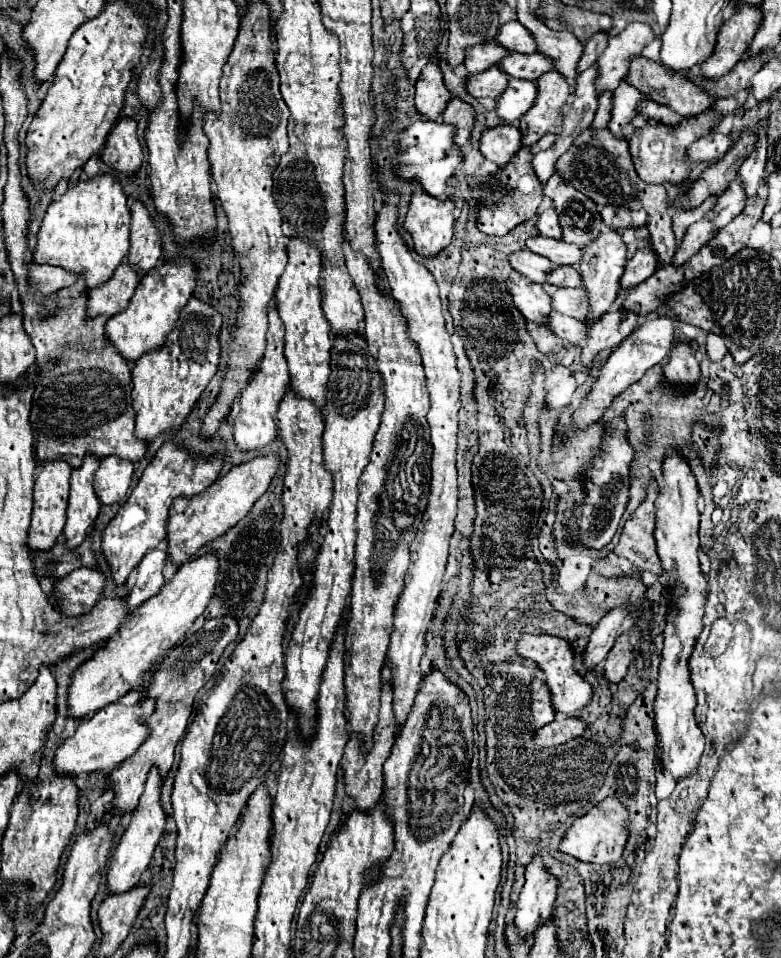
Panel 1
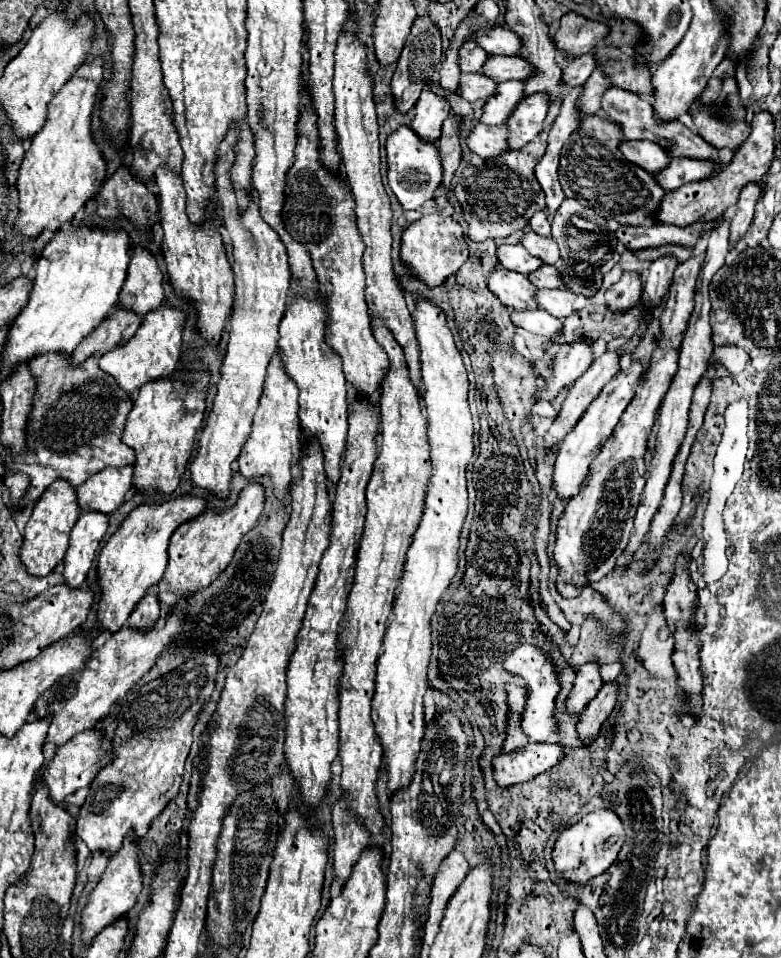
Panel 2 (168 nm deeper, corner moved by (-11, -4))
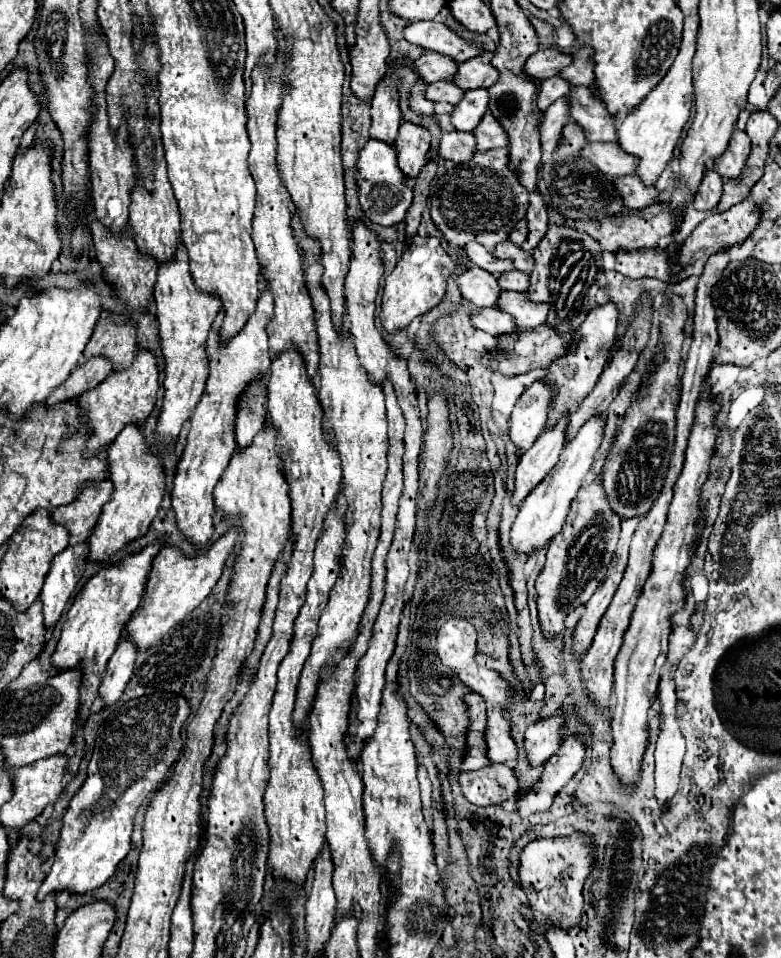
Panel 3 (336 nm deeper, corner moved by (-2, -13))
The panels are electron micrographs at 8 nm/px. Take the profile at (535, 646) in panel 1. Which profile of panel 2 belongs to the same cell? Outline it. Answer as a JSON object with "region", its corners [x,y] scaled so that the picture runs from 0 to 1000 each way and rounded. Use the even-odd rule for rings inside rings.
{"region":[[[667,672],[659,678],[657,687],[649,687],[644,691],[644,697],[675,710],[677,729],[670,743],[670,764],[685,775],[711,775],[711,766],[716,764],[716,752],[711,747],[713,743],[711,731],[713,731],[713,724],[718,722],[718,714],[716,714],[716,697],[711,695],[708,687],[688,672]]]}

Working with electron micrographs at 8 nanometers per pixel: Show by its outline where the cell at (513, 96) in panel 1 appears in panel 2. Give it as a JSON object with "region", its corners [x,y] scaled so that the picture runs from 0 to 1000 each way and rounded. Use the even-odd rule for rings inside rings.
{"region":[[[652,84],[652,86],[636,88],[636,98],[621,106],[616,127],[634,129],[634,132],[647,129],[647,125],[652,125],[652,121],[657,119],[662,109],[667,109],[667,104],[672,104],[670,86]]]}

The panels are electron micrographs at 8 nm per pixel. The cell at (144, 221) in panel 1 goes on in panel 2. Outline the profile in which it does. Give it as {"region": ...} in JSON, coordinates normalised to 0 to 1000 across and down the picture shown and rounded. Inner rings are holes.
{"region":[[[173,257],[168,261],[168,276],[163,292],[155,301],[152,315],[173,324],[178,330],[201,322],[209,315],[209,284],[191,259]]]}

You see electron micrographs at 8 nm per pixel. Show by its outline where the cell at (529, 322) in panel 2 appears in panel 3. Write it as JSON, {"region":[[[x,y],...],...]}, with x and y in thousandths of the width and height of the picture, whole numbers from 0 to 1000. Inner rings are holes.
{"region":[[[612,323],[607,327],[602,327],[602,337],[615,343],[622,346],[627,350],[643,350],[643,348],[656,348],[661,346],[661,339],[656,335],[656,331],[650,327],[643,327],[640,323]]]}

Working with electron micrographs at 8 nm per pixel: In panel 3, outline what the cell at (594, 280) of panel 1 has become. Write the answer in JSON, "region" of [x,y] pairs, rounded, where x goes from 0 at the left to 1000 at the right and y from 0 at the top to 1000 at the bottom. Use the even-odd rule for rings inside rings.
{"region":[[[681,400],[663,416],[653,433],[653,460],[661,465],[661,475],[671,475],[691,456],[704,429],[707,408],[694,400]]]}

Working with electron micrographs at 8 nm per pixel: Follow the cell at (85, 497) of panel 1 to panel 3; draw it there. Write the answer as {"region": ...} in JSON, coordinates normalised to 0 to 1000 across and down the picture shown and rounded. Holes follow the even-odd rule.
{"region":[[[102,567],[97,571],[87,571],[82,577],[72,579],[67,586],[67,594],[56,606],[56,613],[51,617],[54,627],[54,640],[56,640],[56,654],[61,661],[67,661],[72,648],[77,646],[87,625],[92,623],[110,588],[113,571],[110,567]]]}

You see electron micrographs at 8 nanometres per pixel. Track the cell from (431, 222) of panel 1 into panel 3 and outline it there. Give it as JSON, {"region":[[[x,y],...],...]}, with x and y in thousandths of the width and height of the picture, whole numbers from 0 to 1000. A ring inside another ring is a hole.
{"region":[[[533,247],[530,254],[517,262],[515,270],[504,283],[494,289],[489,306],[489,325],[487,335],[497,348],[520,343],[533,331],[556,323],[571,304],[571,291],[584,283],[584,272],[566,260],[563,249],[558,247]]]}

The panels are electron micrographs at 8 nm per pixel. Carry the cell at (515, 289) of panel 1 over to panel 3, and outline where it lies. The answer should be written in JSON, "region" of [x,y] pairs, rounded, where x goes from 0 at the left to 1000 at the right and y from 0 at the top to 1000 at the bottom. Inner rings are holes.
{"region":[[[599,277],[599,281],[584,289],[586,302],[597,314],[612,320],[638,320],[640,310],[640,297],[633,287],[625,283]]]}

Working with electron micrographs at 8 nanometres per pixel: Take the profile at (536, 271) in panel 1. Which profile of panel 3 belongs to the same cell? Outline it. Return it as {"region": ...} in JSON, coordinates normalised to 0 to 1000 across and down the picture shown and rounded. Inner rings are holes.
{"region":[[[602,252],[599,256],[594,256],[594,262],[597,262],[599,270],[602,270],[607,277],[622,281],[625,285],[630,285],[630,287],[635,287],[635,289],[638,289],[640,285],[650,283],[650,281],[658,281],[656,272],[638,272],[627,262],[622,262],[622,260],[620,260],[617,256],[612,256],[609,252]]]}

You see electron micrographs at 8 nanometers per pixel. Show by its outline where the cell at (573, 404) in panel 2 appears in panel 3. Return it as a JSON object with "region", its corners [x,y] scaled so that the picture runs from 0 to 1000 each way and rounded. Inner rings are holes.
{"region":[[[722,433],[704,450],[694,452],[686,462],[666,477],[658,500],[658,517],[656,527],[666,527],[671,519],[707,492],[720,469],[722,469],[722,450],[727,444],[727,435]]]}

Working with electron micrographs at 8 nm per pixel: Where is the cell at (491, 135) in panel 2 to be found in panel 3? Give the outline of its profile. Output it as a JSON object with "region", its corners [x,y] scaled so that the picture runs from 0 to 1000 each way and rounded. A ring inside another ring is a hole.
{"region":[[[579,137],[569,139],[561,149],[561,162],[566,166],[579,166],[581,170],[594,170],[607,162],[607,143],[604,139]]]}

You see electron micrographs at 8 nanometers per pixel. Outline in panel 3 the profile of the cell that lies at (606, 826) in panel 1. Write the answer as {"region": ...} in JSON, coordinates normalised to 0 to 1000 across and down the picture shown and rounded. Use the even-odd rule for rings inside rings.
{"region":[[[735,870],[722,876],[686,876],[668,886],[663,922],[676,934],[673,945],[681,949],[684,961],[689,966],[714,966],[720,970],[732,970],[740,966],[748,945],[745,926],[755,913],[758,899],[761,876],[745,870]]]}

